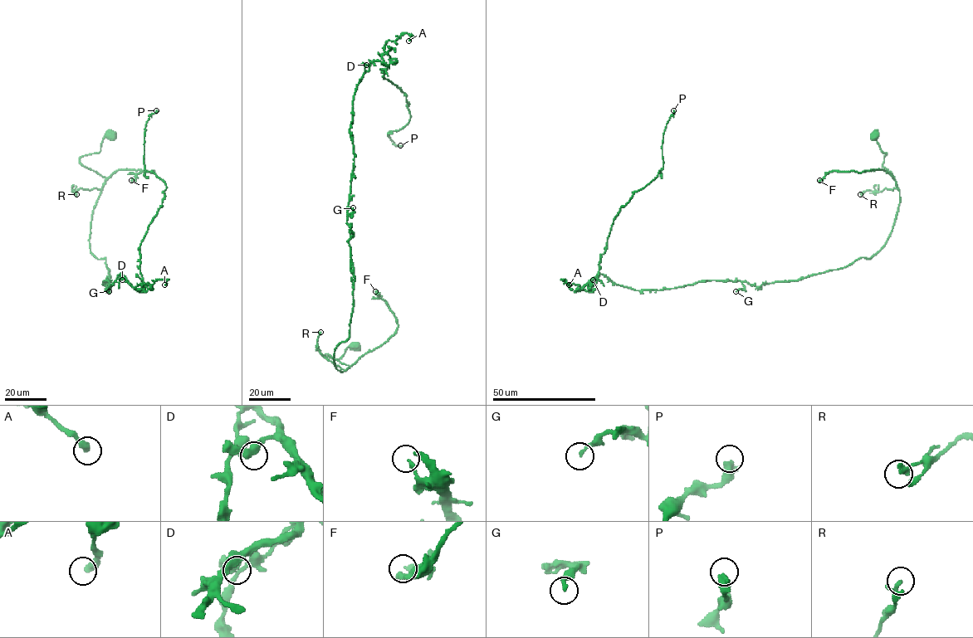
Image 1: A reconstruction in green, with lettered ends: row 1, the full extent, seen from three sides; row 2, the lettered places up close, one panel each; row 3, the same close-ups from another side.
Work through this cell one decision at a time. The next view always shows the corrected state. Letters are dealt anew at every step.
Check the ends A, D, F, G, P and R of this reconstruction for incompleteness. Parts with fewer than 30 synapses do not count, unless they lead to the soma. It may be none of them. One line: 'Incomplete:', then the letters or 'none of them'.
Incomplete: F

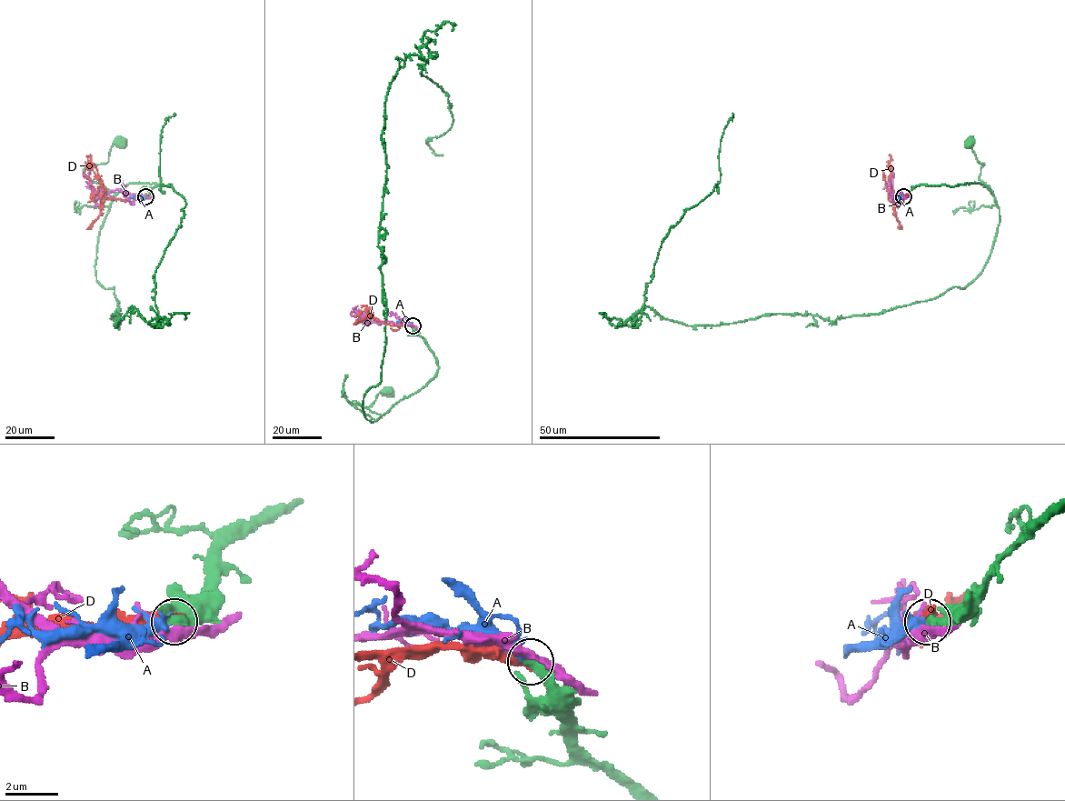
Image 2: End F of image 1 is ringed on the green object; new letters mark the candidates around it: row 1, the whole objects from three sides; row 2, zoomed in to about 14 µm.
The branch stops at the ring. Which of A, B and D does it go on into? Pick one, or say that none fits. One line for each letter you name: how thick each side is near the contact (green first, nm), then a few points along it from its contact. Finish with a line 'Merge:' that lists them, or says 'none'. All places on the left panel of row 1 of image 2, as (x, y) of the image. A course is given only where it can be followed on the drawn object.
A: 340 nm thick on the green side, 240 nm on the other; it runs (145, 196), (129, 198)
Merge: A

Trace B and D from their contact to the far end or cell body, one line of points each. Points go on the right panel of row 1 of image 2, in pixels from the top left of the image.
B: (904, 196), (900, 197), (899, 190), (900, 195), (893, 193), (893, 174), (890, 172)
D: (904, 196), (902, 200), (892, 196), (889, 155)

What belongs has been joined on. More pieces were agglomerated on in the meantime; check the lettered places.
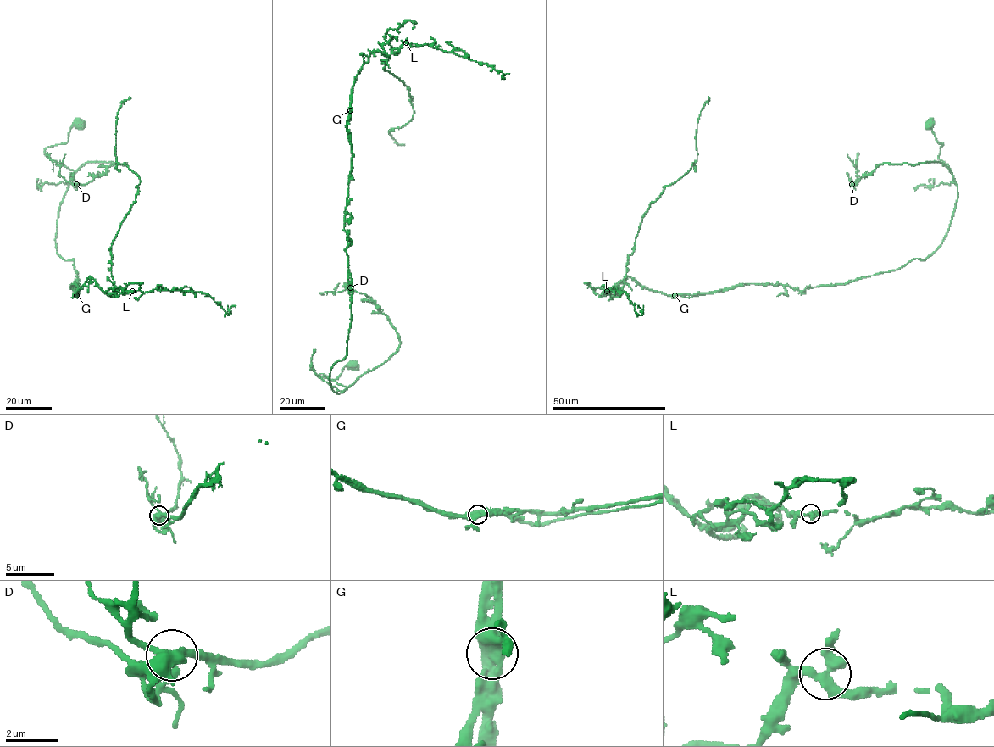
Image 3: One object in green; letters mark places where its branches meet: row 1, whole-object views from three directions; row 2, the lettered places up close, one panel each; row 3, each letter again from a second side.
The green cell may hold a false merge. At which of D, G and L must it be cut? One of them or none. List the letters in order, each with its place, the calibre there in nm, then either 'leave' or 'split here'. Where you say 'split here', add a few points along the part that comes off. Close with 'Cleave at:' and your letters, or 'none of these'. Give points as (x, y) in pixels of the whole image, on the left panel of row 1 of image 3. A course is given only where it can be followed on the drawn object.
D: at (76, 184); 380 nm thick; leave
G: at (76, 295); 480 nm thick; split here; foreign part runs (76, 295), (73, 298), (78, 292), (76, 287)
L: at (132, 291); 340 nm thick; leave
Cleave at: G

